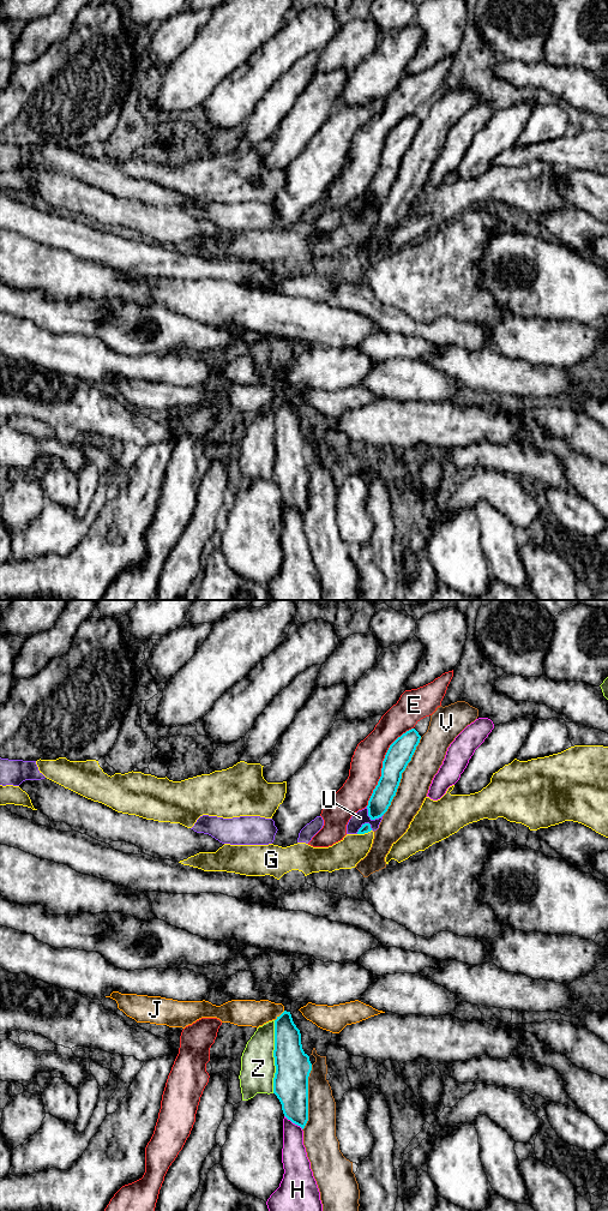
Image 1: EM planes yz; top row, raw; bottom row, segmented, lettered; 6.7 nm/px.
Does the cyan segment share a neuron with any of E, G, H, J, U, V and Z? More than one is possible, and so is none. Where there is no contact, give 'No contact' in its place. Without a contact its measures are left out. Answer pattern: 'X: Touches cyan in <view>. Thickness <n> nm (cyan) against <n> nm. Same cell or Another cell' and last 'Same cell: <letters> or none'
E: Touches cyan in yz. Thickness 170 nm (cyan) against 220 nm. Another cell
G: Touches cyan in yz. Thickness 60 nm (cyan) against 190 nm. Another cell
H: Touches cyan in yz. Thickness 240 nm (cyan) against 180 nm. Another cell
J: Touches cyan in yz. Thickness 190 nm (cyan) against 180 nm. Another cell
U: Touches cyan in yz. Thickness 140 nm (cyan) against 90 nm. Another cell
V: Touches cyan in yz. Thickness 170 nm (cyan) against 200 nm. Another cell
Z: Touches cyan in yz. Thickness 240 nm (cyan) against 220 nm. Another cell
Same cell: none

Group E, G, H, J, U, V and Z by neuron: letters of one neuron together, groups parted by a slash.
E / G U / H / J / V / Z

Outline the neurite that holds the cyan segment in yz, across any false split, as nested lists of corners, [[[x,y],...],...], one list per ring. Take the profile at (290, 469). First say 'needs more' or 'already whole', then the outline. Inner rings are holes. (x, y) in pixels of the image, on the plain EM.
already whole | [[[287,396],[275,406],[273,443],[273,479],[282,490],[284,502],[303,515],[308,506],[308,462],[312,449],[302,434],[300,415]]]

